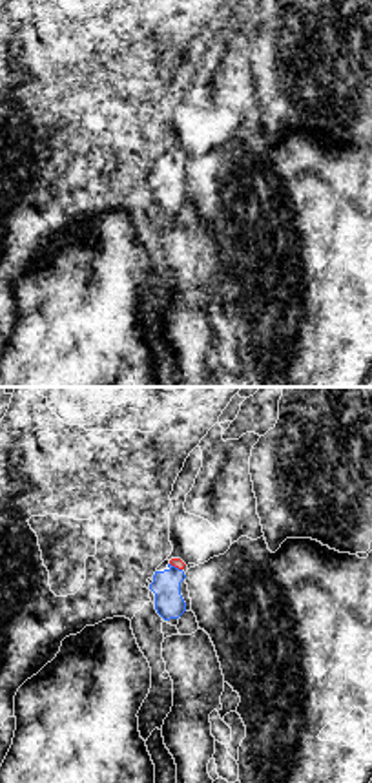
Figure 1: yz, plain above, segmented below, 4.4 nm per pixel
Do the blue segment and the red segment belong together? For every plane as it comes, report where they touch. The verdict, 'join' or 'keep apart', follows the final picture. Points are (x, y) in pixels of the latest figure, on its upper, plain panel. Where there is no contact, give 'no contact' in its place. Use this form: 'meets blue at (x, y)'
meets blue at (174, 157)

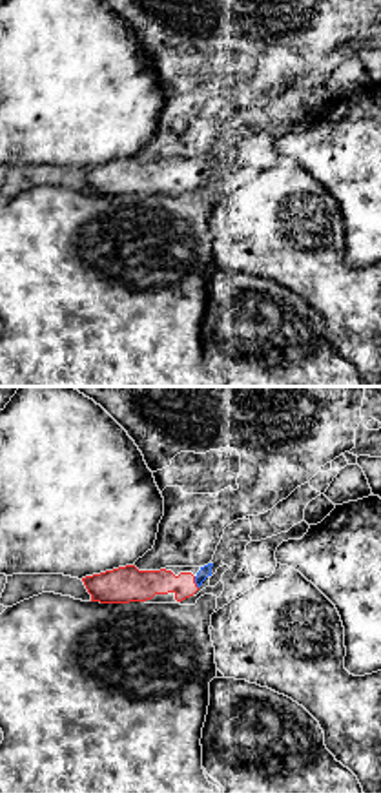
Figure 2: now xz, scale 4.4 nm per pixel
meets blue at (195, 174)

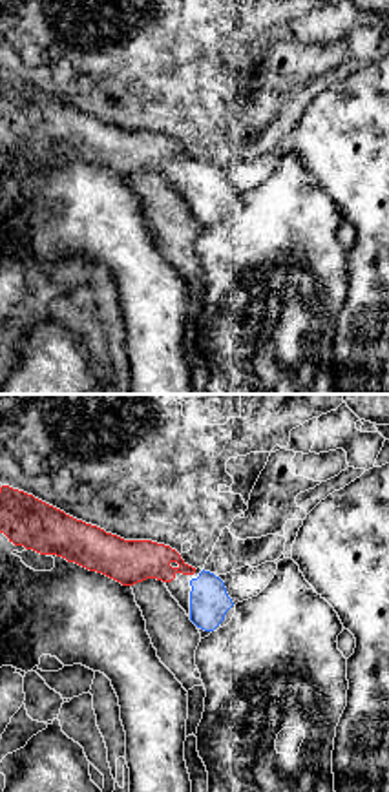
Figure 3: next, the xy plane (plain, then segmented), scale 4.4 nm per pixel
no contact

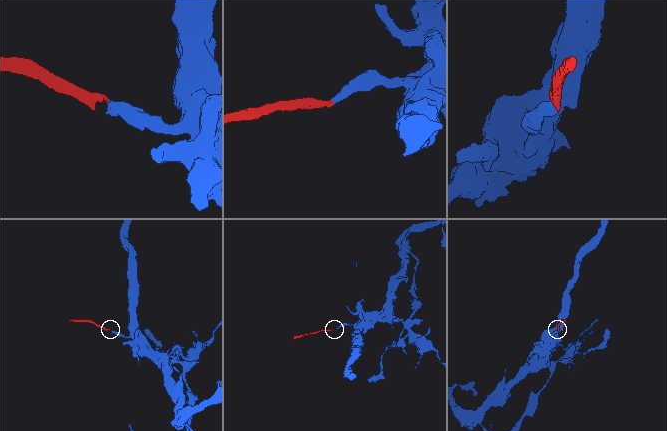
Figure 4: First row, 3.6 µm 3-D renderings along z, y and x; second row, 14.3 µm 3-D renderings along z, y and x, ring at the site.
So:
join

